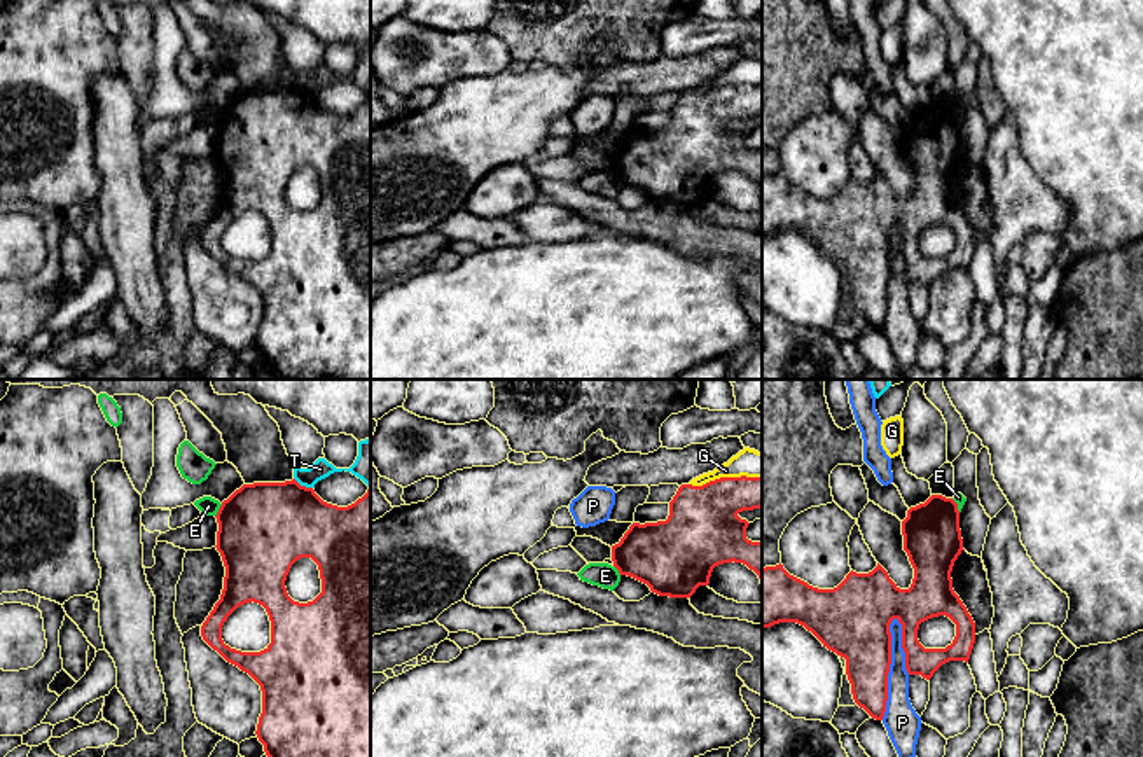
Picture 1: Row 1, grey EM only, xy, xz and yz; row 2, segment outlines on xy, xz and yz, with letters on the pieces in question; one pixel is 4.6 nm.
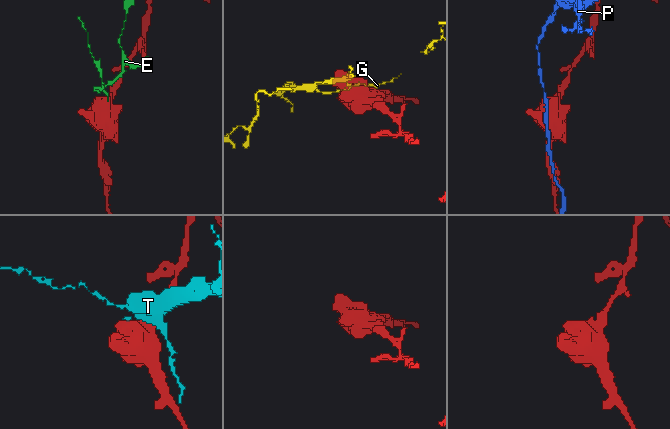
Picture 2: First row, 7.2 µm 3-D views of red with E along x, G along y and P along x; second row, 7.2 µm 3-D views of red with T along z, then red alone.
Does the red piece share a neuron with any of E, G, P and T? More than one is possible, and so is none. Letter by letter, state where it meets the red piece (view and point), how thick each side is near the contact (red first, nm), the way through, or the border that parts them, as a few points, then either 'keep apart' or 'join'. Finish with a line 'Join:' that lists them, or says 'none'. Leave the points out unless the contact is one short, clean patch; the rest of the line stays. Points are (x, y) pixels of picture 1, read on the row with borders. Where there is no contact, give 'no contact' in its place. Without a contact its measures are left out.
E: meets red in xy at (219, 511); 420 nm thick on the red side, 90 nm on the other; border along xy (222, 504), (215, 516); keep apart
G: meets red in xz at (724, 478); 340 nm thick on the red side, 130 nm on the other; keep apart
P: meets red in yz at (888, 668); 300 nm thick on the red side, 160 nm on the other; keep apart
T: meets red in xy at (303, 486); 420 nm thick on the red side, 90 nm on the other; keep apart
Join: none

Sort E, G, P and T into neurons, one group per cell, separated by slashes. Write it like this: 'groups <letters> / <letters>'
groups E / G / P / T

